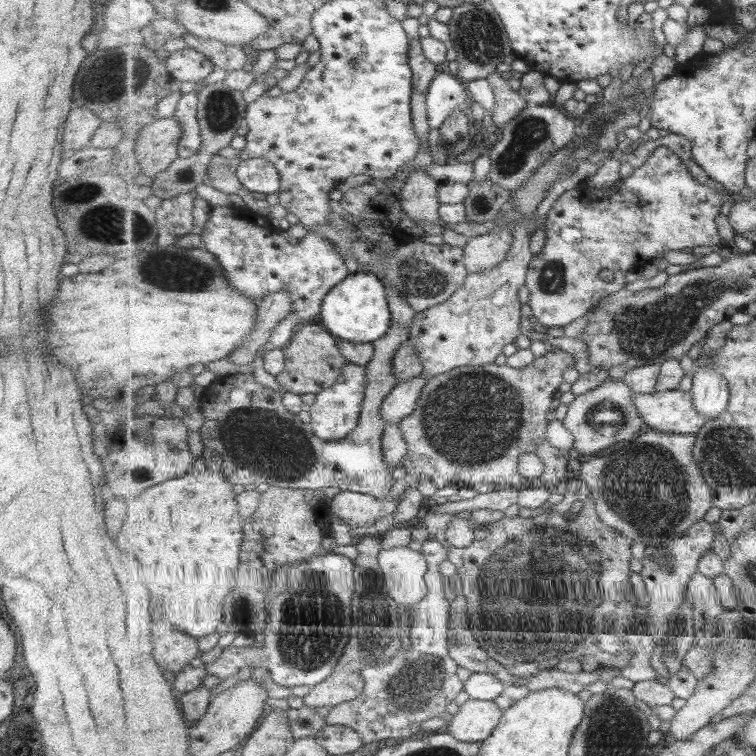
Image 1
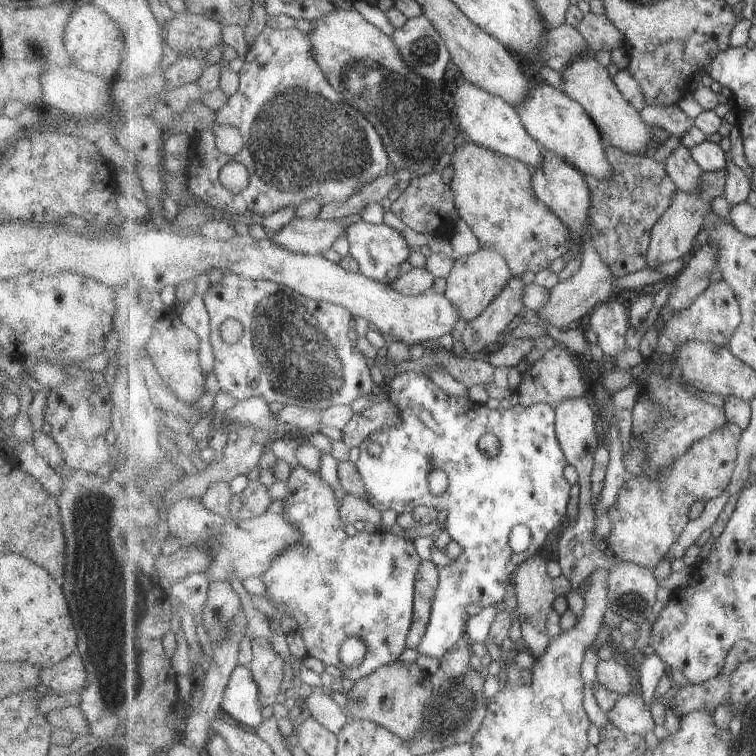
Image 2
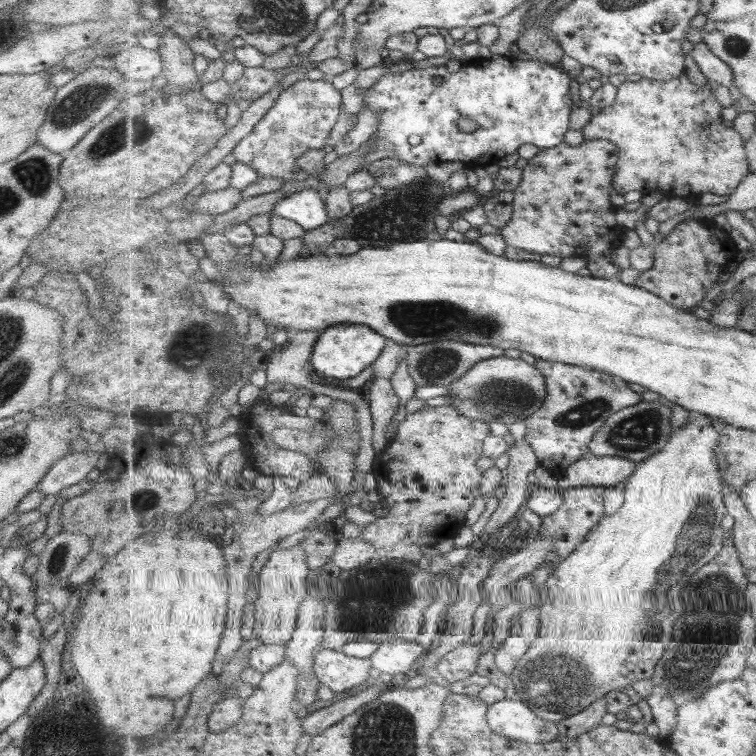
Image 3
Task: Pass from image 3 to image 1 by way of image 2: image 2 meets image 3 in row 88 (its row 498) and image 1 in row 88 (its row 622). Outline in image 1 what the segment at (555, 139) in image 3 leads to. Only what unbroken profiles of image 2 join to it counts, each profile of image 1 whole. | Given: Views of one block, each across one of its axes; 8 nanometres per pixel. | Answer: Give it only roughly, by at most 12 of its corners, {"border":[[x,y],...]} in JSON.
{"border":[[442,68],[428,94],[431,127],[473,103],[467,83]]}

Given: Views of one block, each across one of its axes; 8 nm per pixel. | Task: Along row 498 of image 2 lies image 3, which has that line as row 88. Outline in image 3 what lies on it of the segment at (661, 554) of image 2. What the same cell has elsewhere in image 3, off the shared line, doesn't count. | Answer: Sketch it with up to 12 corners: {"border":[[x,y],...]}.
{"border":[[628,79],[582,128],[617,193],[695,202],[751,173],[712,82]]}

